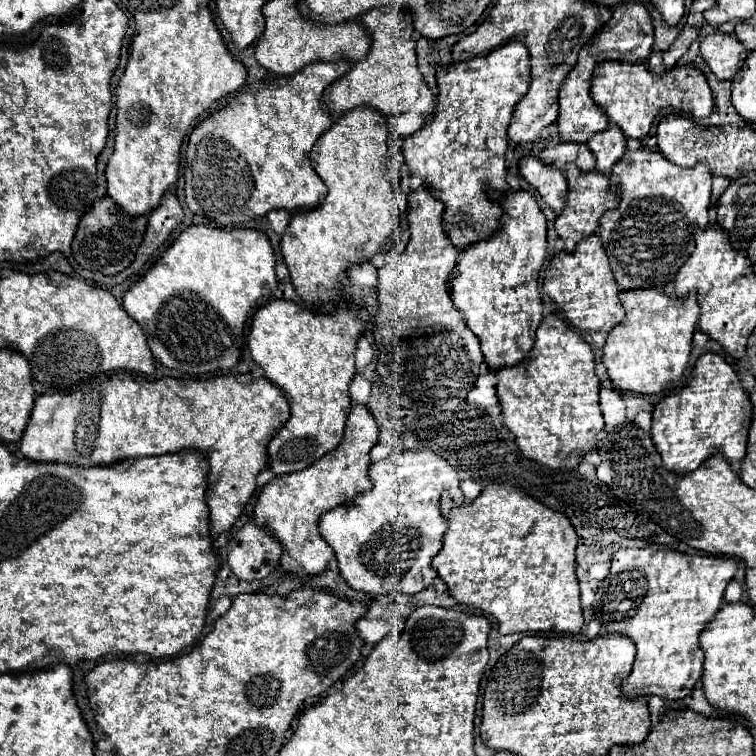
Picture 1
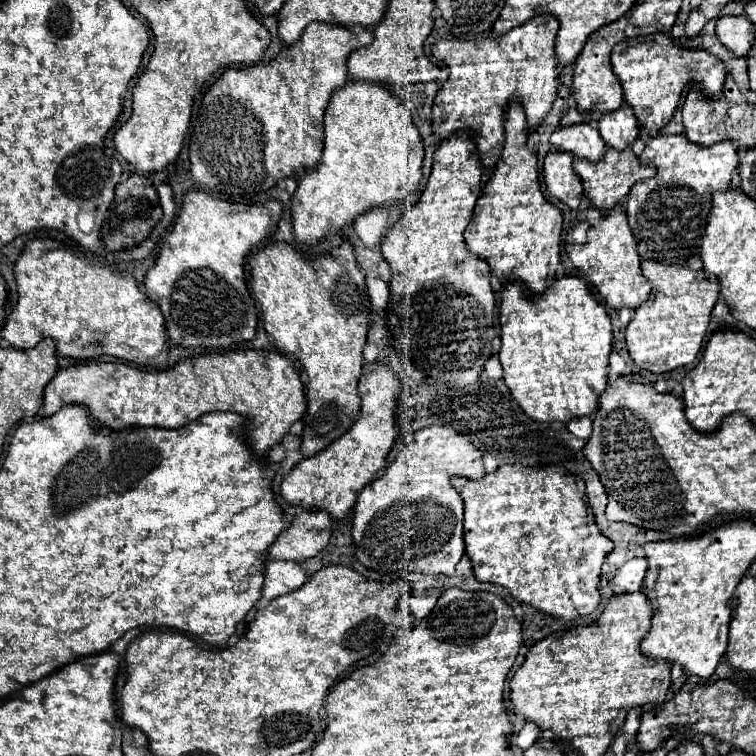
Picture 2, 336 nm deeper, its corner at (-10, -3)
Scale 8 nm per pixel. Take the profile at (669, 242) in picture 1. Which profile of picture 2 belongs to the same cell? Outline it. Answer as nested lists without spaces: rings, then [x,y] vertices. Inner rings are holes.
[[[684,134],[678,136],[658,136],[652,138],[646,144],[646,150],[642,156],[648,156],[648,162],[658,168],[658,174],[650,180],[642,180],[632,186],[628,200],[626,200],[626,212],[630,228],[638,240],[638,254],[642,260],[660,260],[668,264],[686,264],[694,256],[700,254],[702,236],[706,230],[706,218],[710,212],[710,200],[714,190],[726,190],[730,186],[732,170],[738,166],[738,154],[730,140],[722,140],[714,146],[698,146],[690,142]]]

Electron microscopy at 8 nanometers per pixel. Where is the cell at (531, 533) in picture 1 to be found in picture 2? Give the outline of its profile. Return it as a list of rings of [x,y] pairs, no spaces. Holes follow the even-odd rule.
[[[506,464],[484,474],[480,480],[454,476],[452,486],[464,500],[466,554],[472,560],[474,576],[480,582],[506,586],[516,600],[562,620],[588,616],[598,608],[600,566],[614,544],[596,526],[592,508],[586,502],[586,486],[582,478],[554,466],[530,468],[522,464]]]

